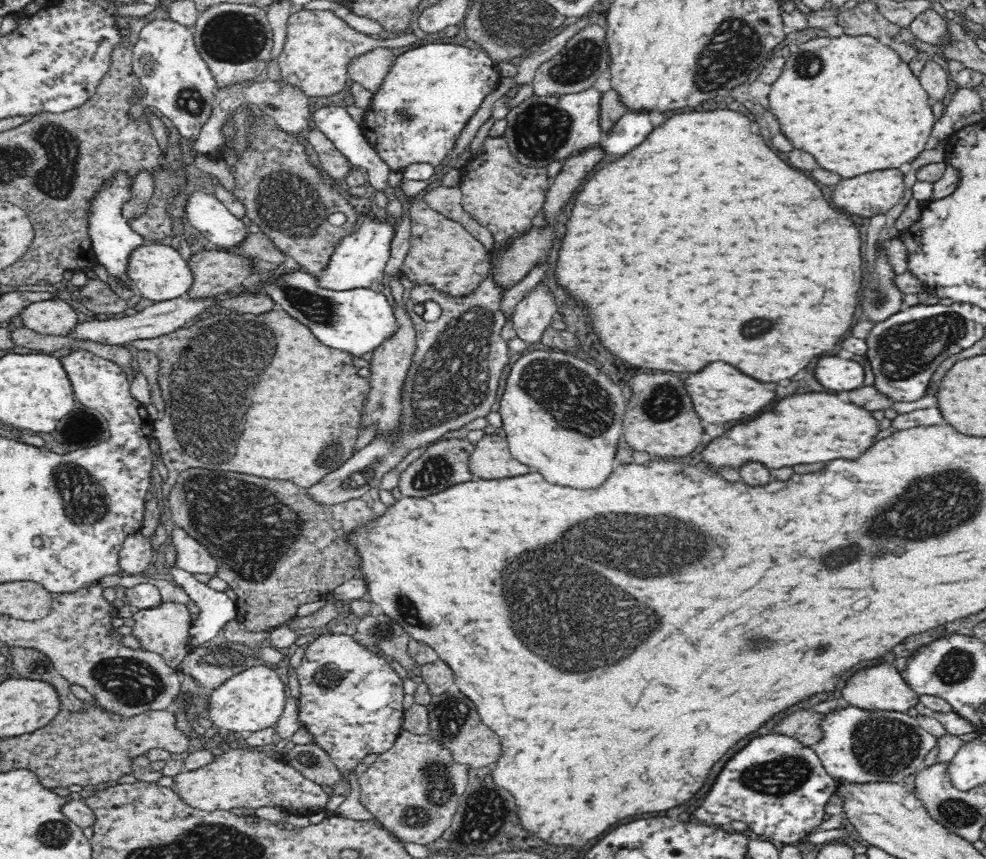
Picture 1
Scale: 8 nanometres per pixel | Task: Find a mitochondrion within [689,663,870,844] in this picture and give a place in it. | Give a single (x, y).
(781, 776)

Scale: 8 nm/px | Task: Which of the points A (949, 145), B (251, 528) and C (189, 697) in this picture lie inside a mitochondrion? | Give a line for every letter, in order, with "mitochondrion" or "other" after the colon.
A: other
B: mitochondrion
C: mitochondrion

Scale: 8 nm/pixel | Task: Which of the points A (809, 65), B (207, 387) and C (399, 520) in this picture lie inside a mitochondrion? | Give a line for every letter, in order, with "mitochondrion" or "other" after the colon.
A: mitochondrion
B: mitochondrion
C: other

